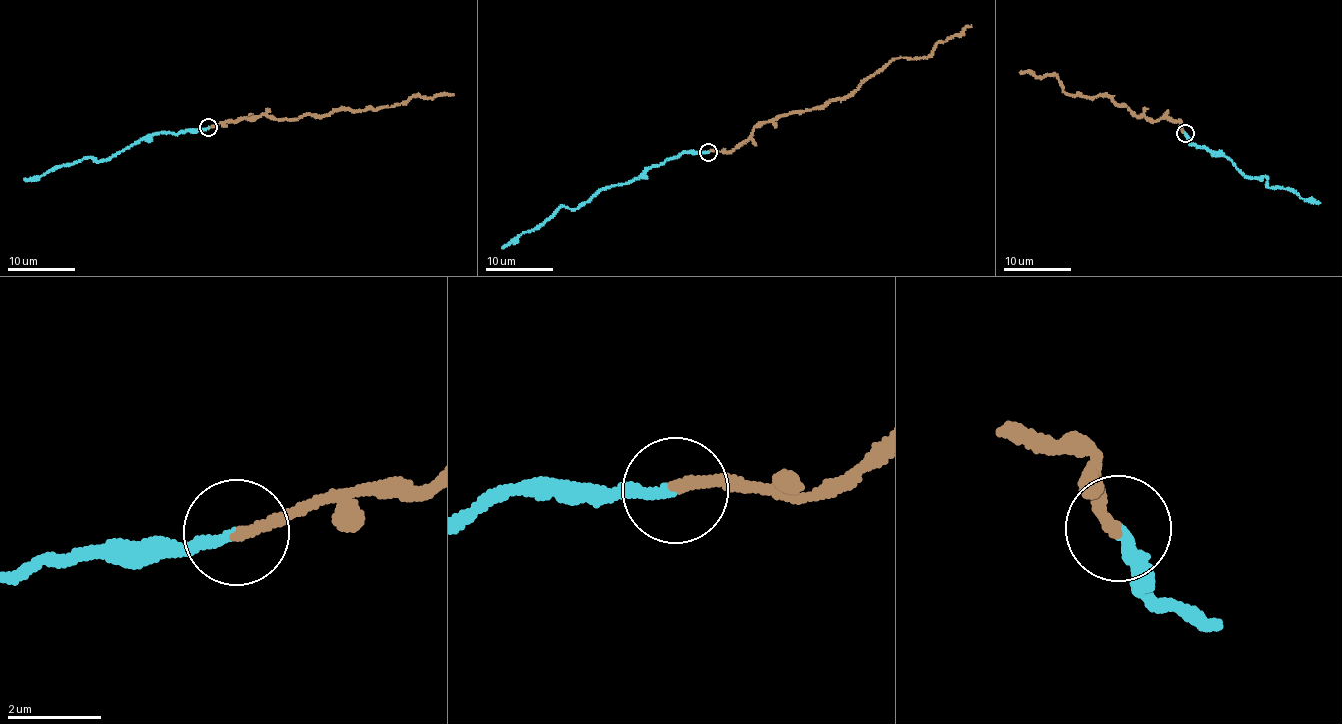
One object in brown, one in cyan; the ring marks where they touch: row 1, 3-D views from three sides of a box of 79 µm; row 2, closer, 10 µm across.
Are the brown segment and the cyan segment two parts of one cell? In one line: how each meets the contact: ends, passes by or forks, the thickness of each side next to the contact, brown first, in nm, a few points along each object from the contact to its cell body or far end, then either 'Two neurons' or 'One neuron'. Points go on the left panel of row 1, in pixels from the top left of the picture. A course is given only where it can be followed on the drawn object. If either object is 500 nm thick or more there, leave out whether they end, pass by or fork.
At the ring brown ends. At the ring cyan ends. Thickness 240 nm (brown) against 220 nm. Course of brown: (208, 128), (245, 117), (287, 119), (347, 108), (357, 112), (400, 105), (417, 94), (422, 98), (453, 95). Course of cyan: (208, 128), (155, 132), (111, 156), (66, 164), (24, 180). One neuron

